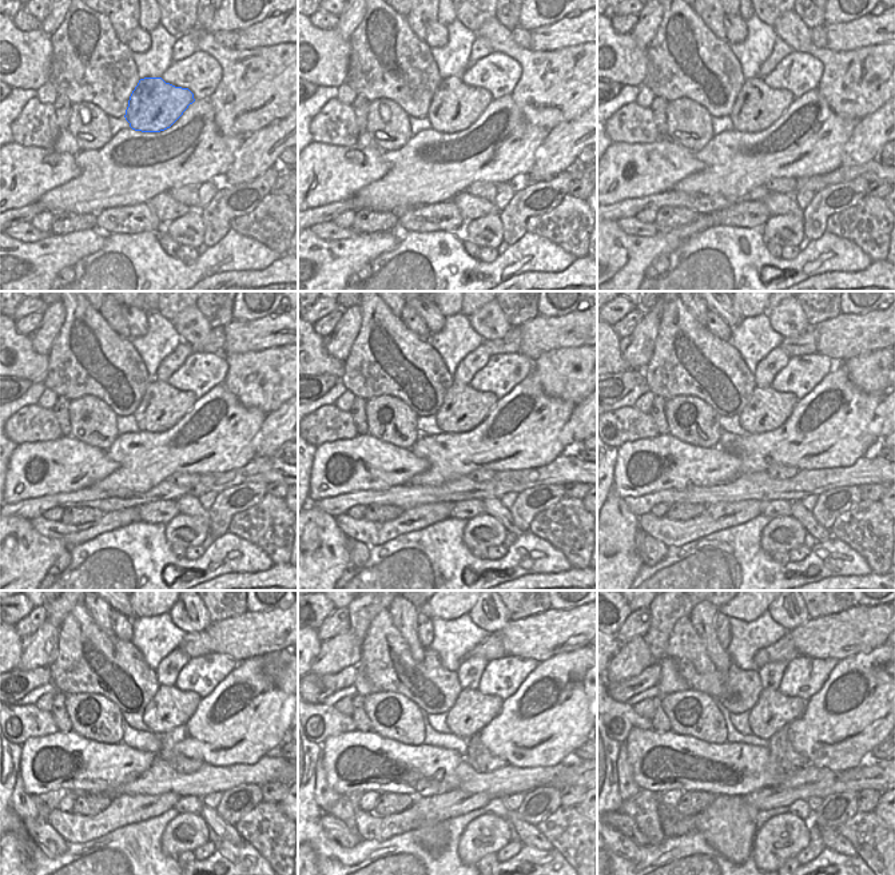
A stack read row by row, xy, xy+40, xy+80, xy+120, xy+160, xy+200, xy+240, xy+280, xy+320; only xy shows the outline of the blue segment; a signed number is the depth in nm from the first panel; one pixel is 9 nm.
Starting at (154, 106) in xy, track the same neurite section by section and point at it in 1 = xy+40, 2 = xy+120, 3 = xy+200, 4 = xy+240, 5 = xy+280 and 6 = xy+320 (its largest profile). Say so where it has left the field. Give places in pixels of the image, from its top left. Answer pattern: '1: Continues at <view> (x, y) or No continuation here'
1: Continues at xy+40 (456, 106)
2: Continues at xy+120 (162, 406)
3: Continues at xy+200 (767, 409)
4: Continues at xy+240 (170, 708)
5: Continues at xy+280 (473, 710)
6: Continues at xy+320 (772, 711).

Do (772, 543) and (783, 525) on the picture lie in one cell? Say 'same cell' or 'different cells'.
same cell

